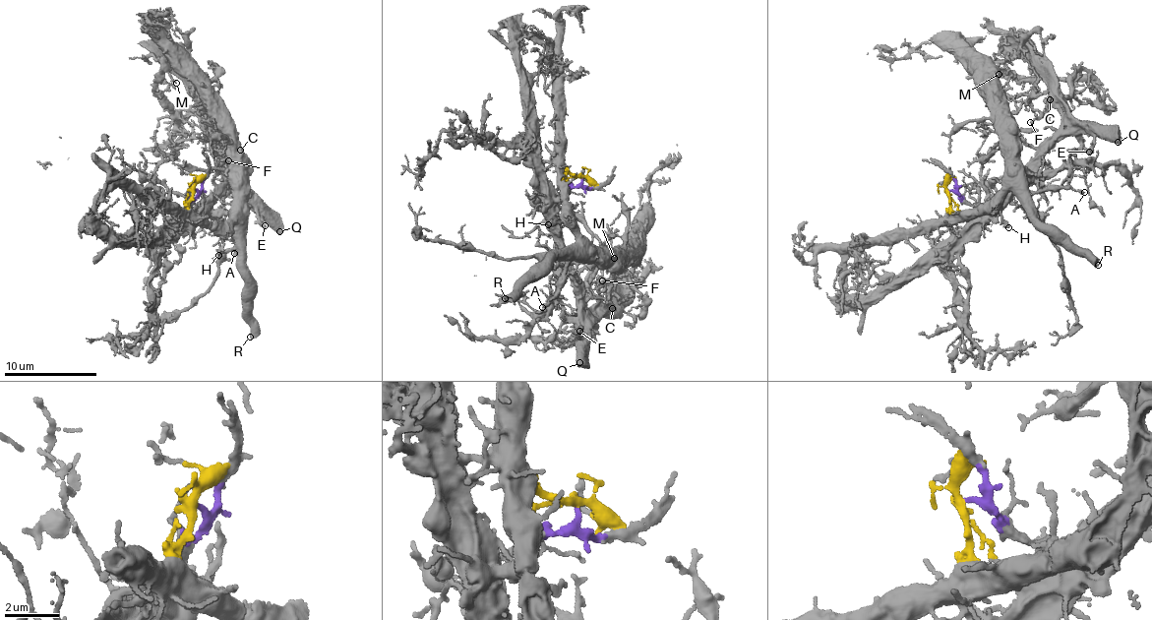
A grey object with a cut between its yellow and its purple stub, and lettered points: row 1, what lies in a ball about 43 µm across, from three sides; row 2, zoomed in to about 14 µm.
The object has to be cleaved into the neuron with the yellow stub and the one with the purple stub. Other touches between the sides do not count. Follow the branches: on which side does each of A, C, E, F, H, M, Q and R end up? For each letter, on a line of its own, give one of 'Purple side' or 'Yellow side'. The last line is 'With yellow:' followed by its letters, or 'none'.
A: Yellow side
C: Purple side
E: Purple side
F: Purple side
H: Yellow side
M: Yellow side
Q: Purple side
R: Yellow side
With yellow: A, H, M, R

